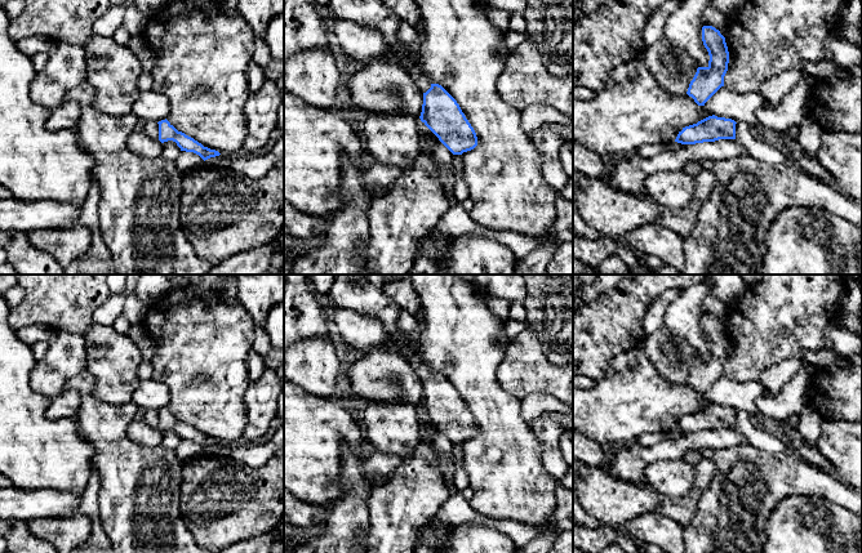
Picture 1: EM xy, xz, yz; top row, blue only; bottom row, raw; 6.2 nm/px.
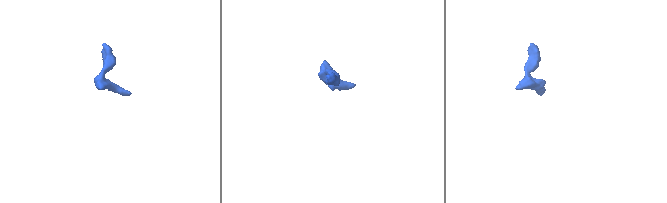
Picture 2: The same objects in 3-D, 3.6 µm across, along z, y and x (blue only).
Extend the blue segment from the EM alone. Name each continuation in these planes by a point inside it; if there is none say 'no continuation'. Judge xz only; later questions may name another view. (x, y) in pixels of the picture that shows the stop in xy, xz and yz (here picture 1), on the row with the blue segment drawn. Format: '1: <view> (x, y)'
1: xz (370, 13)

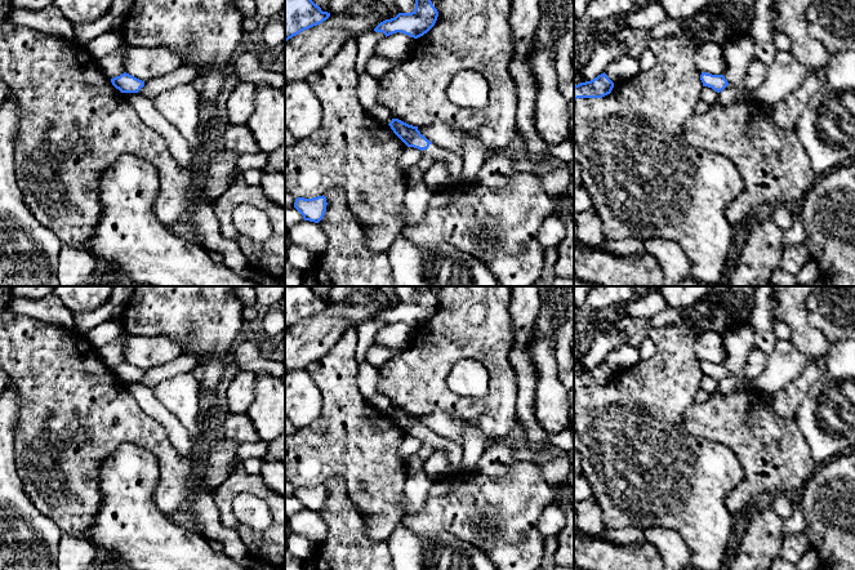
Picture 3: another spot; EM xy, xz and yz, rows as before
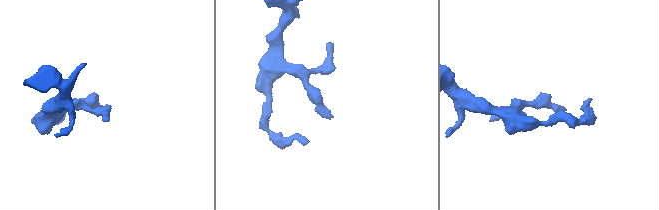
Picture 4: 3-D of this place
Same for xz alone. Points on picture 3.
1: xz (454, 161)

